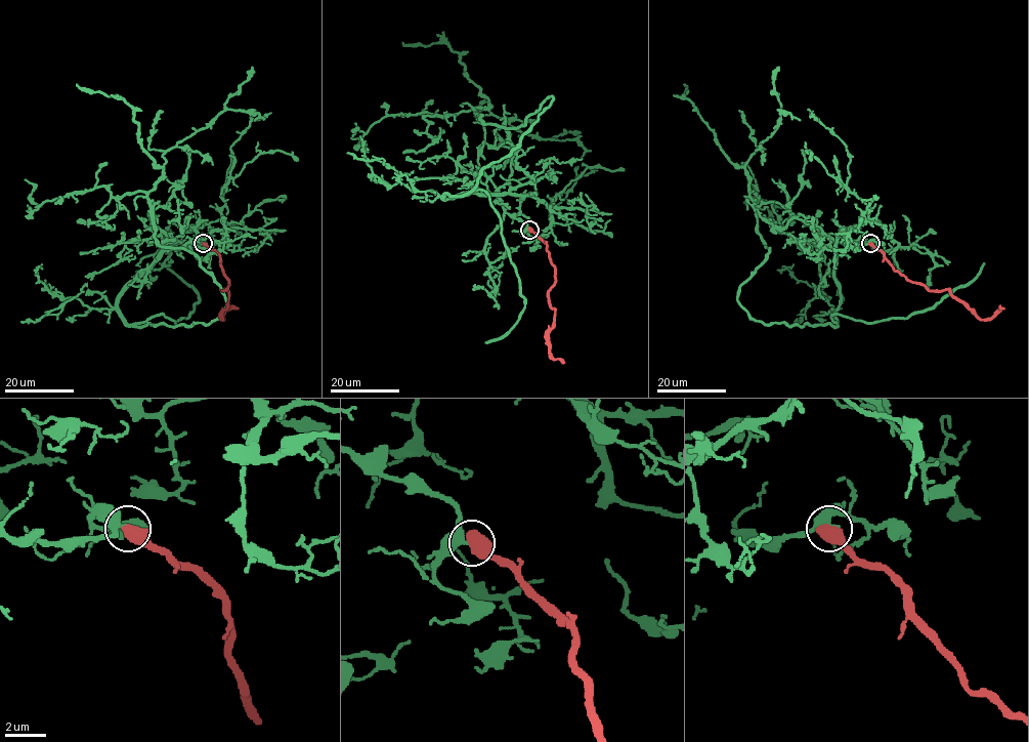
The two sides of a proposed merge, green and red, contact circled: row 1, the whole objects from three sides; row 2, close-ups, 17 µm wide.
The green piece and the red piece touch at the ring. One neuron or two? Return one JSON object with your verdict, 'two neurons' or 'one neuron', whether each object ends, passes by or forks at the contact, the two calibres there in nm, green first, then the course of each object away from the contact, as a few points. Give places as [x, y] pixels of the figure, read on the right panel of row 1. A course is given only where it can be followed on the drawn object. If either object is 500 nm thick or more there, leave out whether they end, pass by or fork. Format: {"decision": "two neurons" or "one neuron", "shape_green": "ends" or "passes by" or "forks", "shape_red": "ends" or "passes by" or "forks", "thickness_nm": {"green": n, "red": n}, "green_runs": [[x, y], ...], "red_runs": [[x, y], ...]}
{"decision": "two neurons", "thickness_nm": {"green": 280, "red": 700}, "green_runs": [[870, 243], [835, 243], [838, 324], [831, 316], [875, 323], [931, 310], [943, 297], [968, 285], [983, 262]], "red_runs": [[870, 243], [895, 271], [933, 291], [948, 289], [982, 320], [989, 320], [999, 308], [1003, 308]]}

